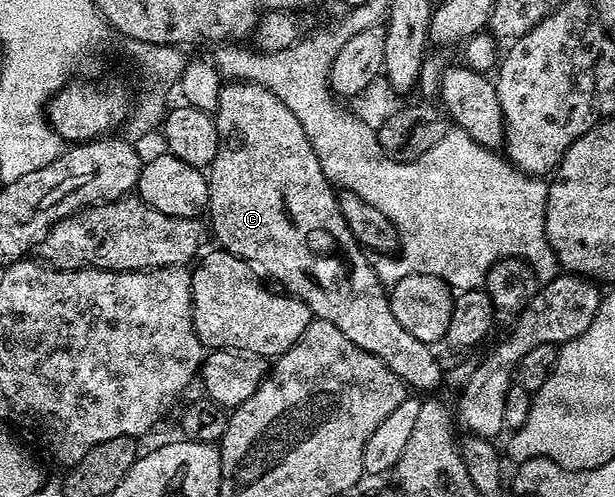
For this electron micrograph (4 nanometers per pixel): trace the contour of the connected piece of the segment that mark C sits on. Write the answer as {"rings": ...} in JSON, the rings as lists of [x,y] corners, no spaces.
{"rings":[[[228,82],[223,85],[214,115],[216,129],[218,130],[218,154],[214,158],[210,171],[207,173],[208,207],[206,216],[210,221],[211,235],[213,232],[216,235],[217,242],[220,243],[217,245],[223,251],[247,260],[249,264],[259,269],[265,277],[273,276],[281,284],[277,285],[285,293],[294,295],[302,302],[306,302],[306,306],[312,311],[315,319],[330,322],[330,326],[338,326],[338,330],[342,330],[342,334],[346,334],[346,338],[350,338],[350,342],[354,342],[354,346],[374,354],[374,358],[381,360],[395,376],[404,381],[409,389],[417,388],[418,391],[424,392],[420,394],[428,394],[431,393],[428,392],[431,388],[441,387],[442,367],[440,368],[439,358],[432,353],[434,351],[433,345],[419,341],[418,338],[410,334],[409,330],[406,330],[406,327],[398,322],[397,318],[394,318],[386,286],[378,278],[369,253],[361,248],[359,242],[354,238],[354,234],[350,234],[350,226],[346,226],[346,218],[342,218],[342,210],[336,201],[337,189],[324,172],[323,164],[318,162],[318,154],[314,154],[314,146],[310,146],[310,138],[306,138],[306,130],[302,130],[302,125],[298,122],[298,118],[294,118],[294,113],[283,102],[278,102],[278,98],[274,98],[274,94],[270,94],[270,90],[266,90],[262,86]]]}

